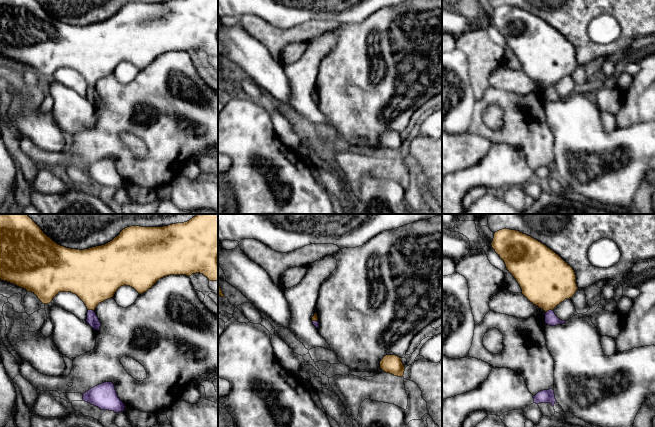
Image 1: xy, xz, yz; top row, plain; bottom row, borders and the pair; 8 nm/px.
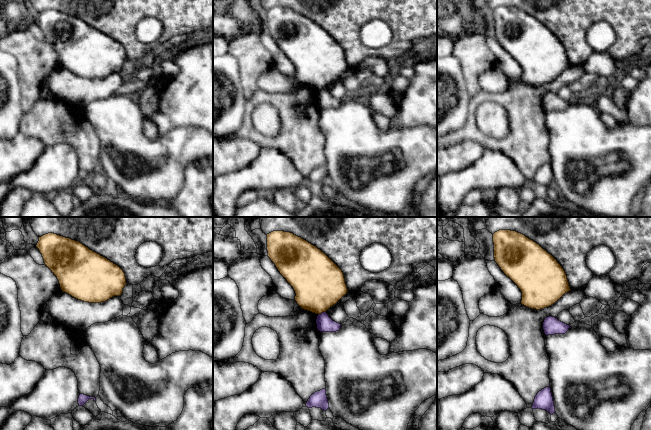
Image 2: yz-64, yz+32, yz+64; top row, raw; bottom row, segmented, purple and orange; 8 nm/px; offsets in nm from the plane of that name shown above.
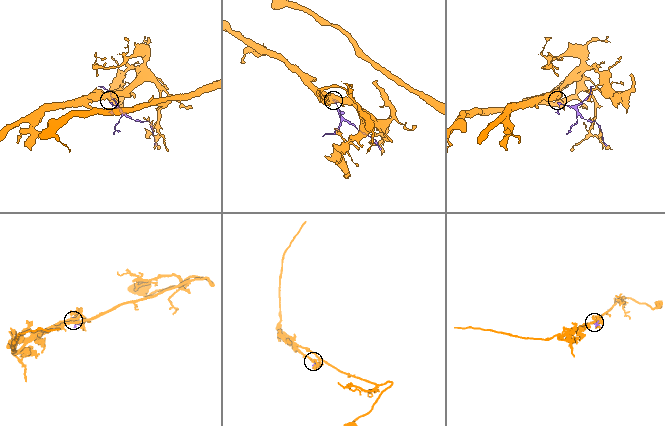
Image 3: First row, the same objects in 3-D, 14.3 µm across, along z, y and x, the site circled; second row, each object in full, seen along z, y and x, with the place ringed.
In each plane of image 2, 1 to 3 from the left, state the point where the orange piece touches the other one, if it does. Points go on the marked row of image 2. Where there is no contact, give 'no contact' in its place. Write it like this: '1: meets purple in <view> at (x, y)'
1: no contact
2: meets purple in yz+32 at (321, 313)
3: no contact

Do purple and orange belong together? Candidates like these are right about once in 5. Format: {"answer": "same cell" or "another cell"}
{"answer": "another cell"}

